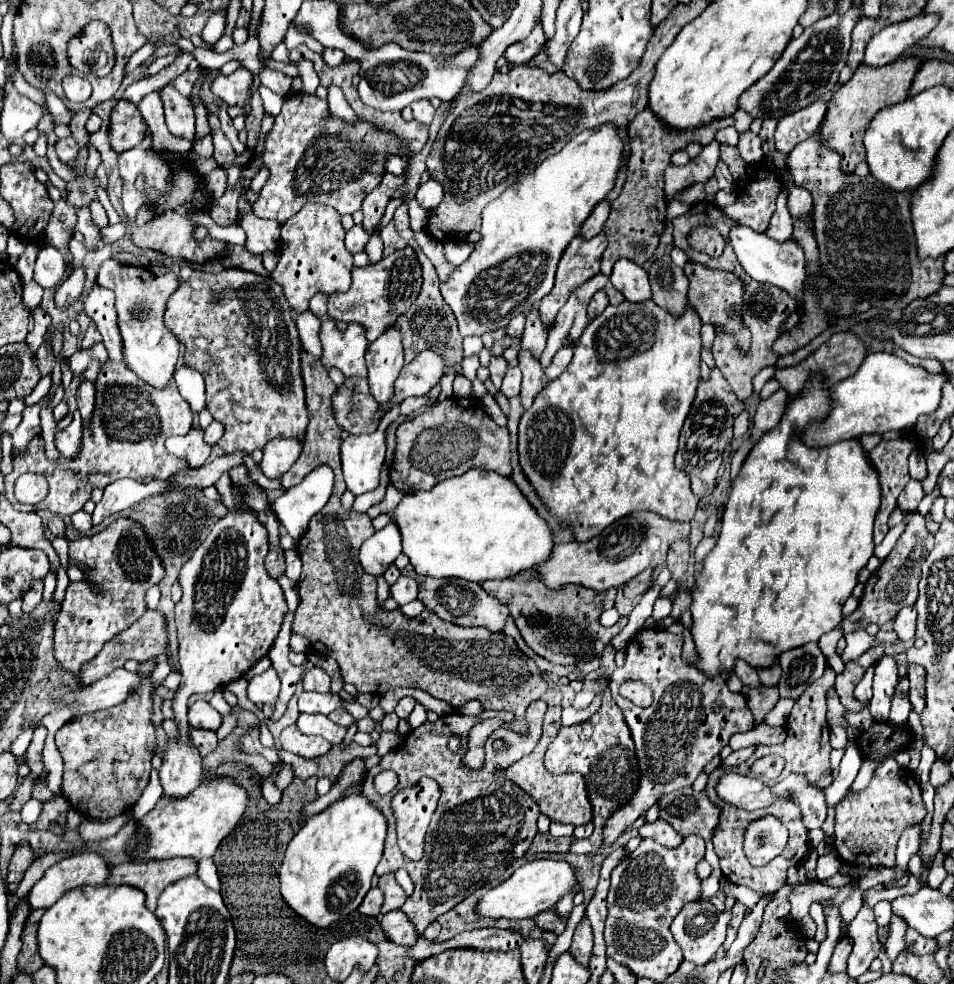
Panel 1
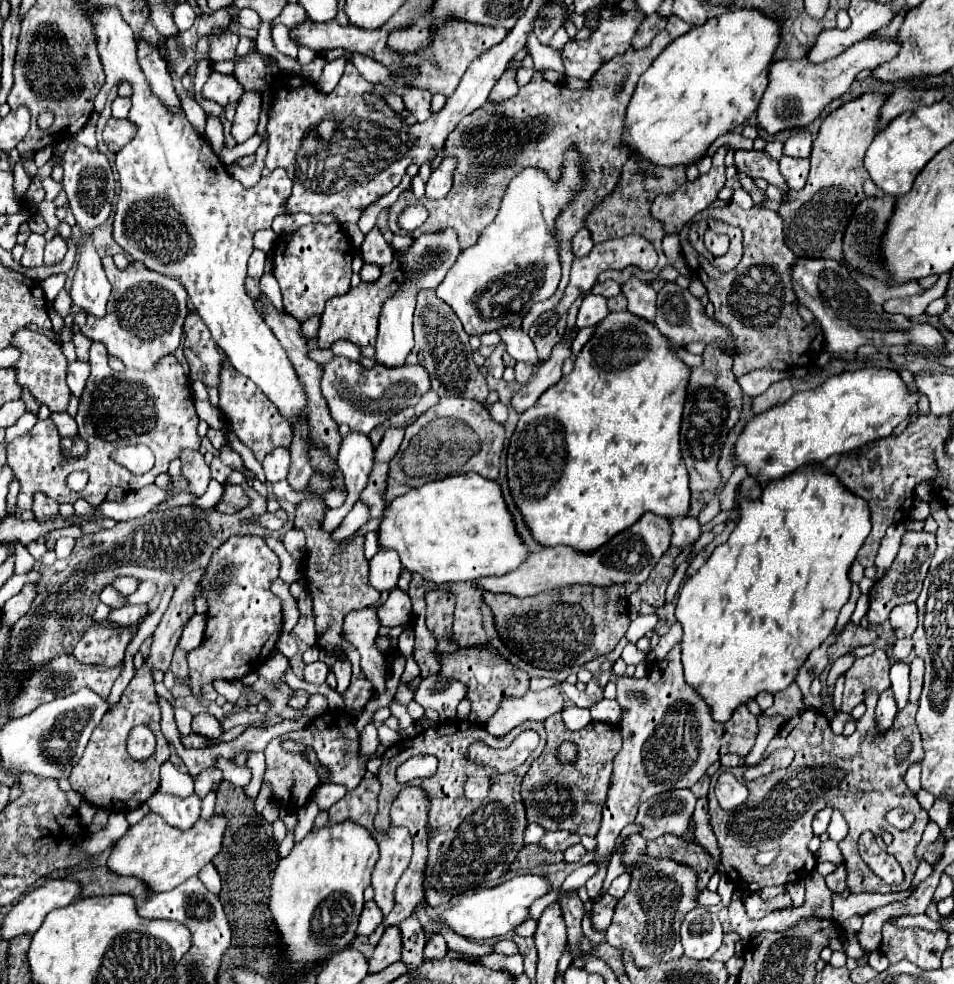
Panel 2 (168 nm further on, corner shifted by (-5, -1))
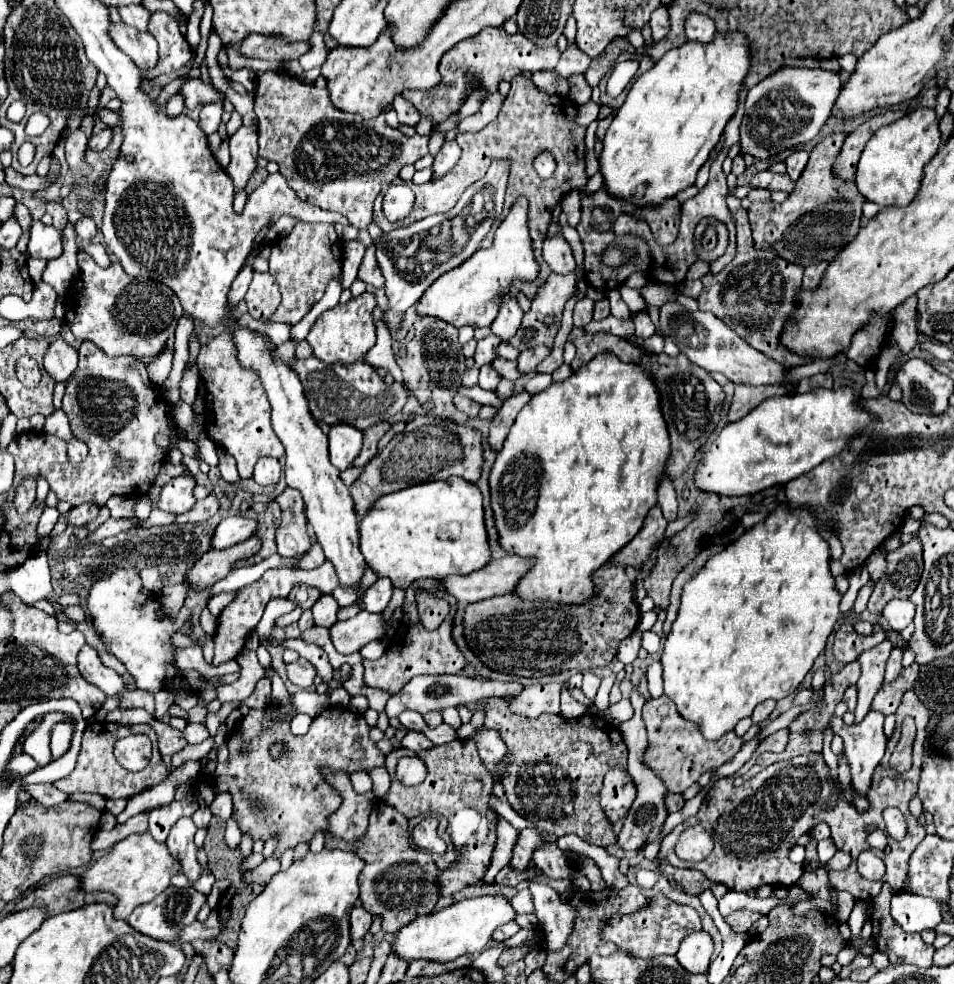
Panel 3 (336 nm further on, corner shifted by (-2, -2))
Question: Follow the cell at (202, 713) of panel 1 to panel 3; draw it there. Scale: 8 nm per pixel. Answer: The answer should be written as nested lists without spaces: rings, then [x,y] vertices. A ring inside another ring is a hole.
[[[187,724],[187,728],[183,730],[185,738],[189,744],[199,744],[205,738],[209,738],[209,730],[205,728],[205,724]]]

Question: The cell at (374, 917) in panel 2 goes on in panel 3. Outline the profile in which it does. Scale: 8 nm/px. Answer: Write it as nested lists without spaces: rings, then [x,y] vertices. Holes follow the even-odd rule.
[[[353,908],[351,912],[351,940],[361,940],[371,928],[373,916],[363,908]]]

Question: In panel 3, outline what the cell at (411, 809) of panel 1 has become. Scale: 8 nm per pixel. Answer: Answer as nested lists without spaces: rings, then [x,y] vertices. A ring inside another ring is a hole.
[[[377,804],[369,816],[369,830],[359,844],[345,844],[339,838],[327,834],[327,848],[353,848],[365,860],[365,872],[361,872],[359,888],[363,908],[371,914],[383,916],[383,930],[397,932],[421,914],[429,914],[439,900],[439,888],[435,884],[437,866],[433,858],[419,852],[409,842],[409,822],[407,818],[391,806]]]

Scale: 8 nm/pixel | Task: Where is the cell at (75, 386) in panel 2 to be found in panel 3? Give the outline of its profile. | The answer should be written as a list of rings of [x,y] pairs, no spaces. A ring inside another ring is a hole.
[[[61,338],[51,342],[49,354],[45,354],[45,370],[57,380],[57,382],[67,382],[71,374],[77,370],[79,354],[73,350],[69,344],[65,344]]]

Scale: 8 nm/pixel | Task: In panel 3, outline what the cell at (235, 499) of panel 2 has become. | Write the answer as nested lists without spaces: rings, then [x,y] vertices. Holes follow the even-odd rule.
[[[209,494],[205,500],[197,500],[197,504],[185,512],[185,514],[179,514],[175,518],[177,524],[185,524],[185,522],[203,522],[203,520],[209,520],[211,516],[215,516],[221,508],[221,502],[215,494]]]

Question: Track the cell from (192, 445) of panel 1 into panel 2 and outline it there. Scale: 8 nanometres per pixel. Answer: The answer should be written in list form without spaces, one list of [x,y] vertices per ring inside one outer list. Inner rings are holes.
[[[184,449],[180,453],[180,461],[182,461],[180,473],[184,473],[184,479],[188,481],[186,491],[192,493],[194,497],[202,497],[210,483],[210,467],[204,463],[202,453]]]

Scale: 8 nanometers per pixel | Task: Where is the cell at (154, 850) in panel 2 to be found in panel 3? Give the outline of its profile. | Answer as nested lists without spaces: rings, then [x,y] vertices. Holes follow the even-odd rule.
[[[149,832],[131,834],[103,854],[87,872],[83,872],[85,890],[105,890],[119,898],[115,904],[117,918],[127,918],[133,908],[151,902],[157,894],[171,886],[171,878],[181,874],[181,862],[169,852],[165,842],[157,842]]]

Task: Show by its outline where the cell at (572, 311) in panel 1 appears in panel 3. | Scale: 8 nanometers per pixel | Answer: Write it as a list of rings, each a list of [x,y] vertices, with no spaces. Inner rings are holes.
[[[519,392],[519,394],[513,394],[511,398],[507,398],[507,400],[503,402],[503,406],[499,408],[499,412],[497,412],[497,416],[493,418],[491,428],[489,428],[489,444],[491,444],[493,448],[499,450],[499,448],[503,446],[503,440],[507,438],[507,434],[509,434],[509,430],[511,430],[515,418],[517,418],[517,414],[519,414],[519,410],[521,410],[529,400],[531,400],[531,394],[529,394],[529,392]]]

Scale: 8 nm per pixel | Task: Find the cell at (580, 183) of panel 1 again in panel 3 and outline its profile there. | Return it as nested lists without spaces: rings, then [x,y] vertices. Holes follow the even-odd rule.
[[[519,196],[505,220],[497,226],[491,248],[477,250],[461,266],[445,272],[439,280],[435,280],[417,304],[417,312],[441,318],[453,324],[455,328],[491,326],[491,322],[499,314],[499,306],[505,296],[517,294],[513,286],[515,280],[533,282],[539,276],[539,262],[535,260],[531,244],[533,242],[529,234],[529,200],[525,196]]]

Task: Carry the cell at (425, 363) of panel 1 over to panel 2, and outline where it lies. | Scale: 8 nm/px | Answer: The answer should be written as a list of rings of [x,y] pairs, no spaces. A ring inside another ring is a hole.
[[[332,357],[322,365],[322,397],[328,403],[332,419],[340,425],[346,423],[350,429],[360,433],[370,433],[374,427],[382,425],[388,417],[396,415],[408,405],[416,405],[418,399],[430,391],[430,379],[424,367],[402,365],[402,367],[384,367],[374,365],[370,369],[362,367],[344,357]]]

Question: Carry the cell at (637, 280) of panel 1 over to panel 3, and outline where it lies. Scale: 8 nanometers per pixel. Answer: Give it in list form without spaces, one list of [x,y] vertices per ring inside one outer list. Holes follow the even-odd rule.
[[[645,310],[635,312],[631,320],[633,320],[633,324],[635,324],[635,336],[639,336],[639,338],[649,338],[649,336],[655,334],[655,324],[651,322],[651,318],[649,318],[649,314],[647,314]]]

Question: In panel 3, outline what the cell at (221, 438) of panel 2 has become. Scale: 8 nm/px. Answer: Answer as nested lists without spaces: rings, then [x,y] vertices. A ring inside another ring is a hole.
[[[219,450],[217,456],[219,456],[221,478],[227,480],[227,482],[237,482],[239,474],[237,474],[237,468],[235,468],[235,458],[229,452],[225,452],[225,450]]]

